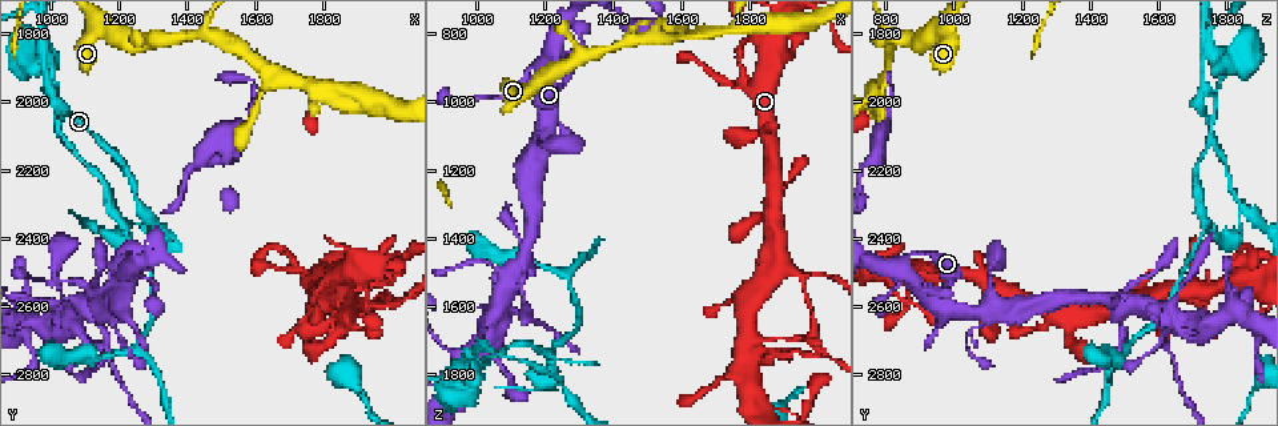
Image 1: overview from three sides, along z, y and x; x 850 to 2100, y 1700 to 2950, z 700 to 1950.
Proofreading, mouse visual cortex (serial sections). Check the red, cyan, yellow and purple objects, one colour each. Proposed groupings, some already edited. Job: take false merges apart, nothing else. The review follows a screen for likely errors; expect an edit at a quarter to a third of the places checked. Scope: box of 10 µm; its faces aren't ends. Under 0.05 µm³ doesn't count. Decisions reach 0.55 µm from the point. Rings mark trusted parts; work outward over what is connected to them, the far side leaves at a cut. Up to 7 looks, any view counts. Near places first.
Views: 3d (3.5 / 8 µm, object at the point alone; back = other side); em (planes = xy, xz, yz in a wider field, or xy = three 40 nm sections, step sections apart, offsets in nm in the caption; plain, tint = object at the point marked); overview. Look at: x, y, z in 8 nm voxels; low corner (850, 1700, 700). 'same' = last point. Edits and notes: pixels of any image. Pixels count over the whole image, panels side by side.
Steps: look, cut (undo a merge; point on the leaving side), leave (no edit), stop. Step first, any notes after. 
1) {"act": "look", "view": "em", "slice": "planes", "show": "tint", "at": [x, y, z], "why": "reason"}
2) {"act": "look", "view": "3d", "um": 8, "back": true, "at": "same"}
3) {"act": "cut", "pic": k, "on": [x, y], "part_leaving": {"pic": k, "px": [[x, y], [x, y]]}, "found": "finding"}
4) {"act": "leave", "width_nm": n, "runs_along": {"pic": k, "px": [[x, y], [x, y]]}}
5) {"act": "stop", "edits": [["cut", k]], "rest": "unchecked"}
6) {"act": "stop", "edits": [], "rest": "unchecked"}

{"act": "look", "view": "3d", "um": 3.5, "at": [1130, 2710, 1610], "why": "calibre changes"}

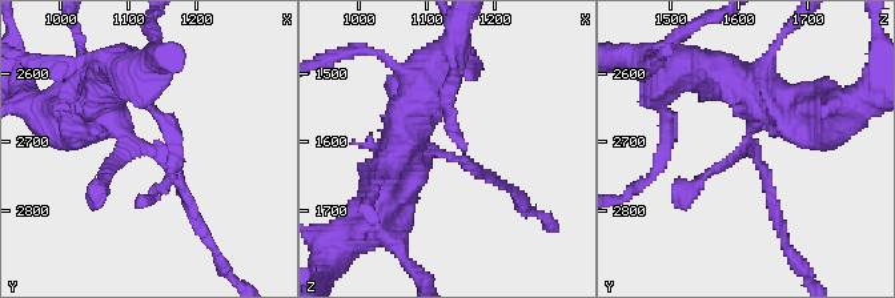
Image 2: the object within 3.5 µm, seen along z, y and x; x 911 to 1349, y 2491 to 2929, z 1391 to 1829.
{"act": "leave", "runs_along": {"pic": 2, "px": [[103, 88], [193, 210]]}, "found": "all the same cell"}

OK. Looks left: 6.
{"act": "look", "view": "3d", "um": 3.5, "back": true, "at": [1790, 2550, 1720], "why": "sudden change in width"}

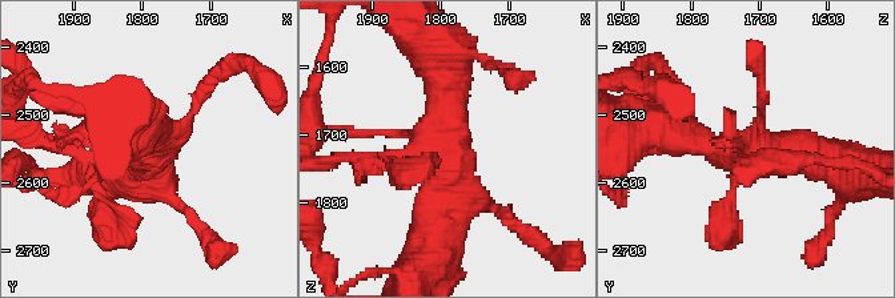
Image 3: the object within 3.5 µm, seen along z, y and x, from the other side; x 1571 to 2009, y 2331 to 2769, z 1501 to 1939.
{"act": "look", "view": "em", "slice": "xy", "step": 2, "show": "tint", "at": [1795, 2550, 1710]}

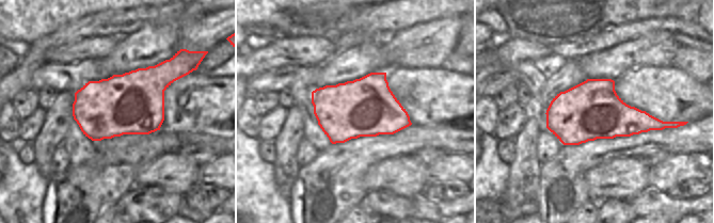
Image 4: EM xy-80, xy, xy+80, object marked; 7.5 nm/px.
{"act": "leave", "runs_along": {"pic": 3, "px": [[835, 164], [719, 152], [669, 132]]}, "found": "one cell here"}

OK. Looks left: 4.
{"act": "look", "view": "3d", "um": 3.5, "at": [1970, 2570, 1560], "why": "three arms meet"}

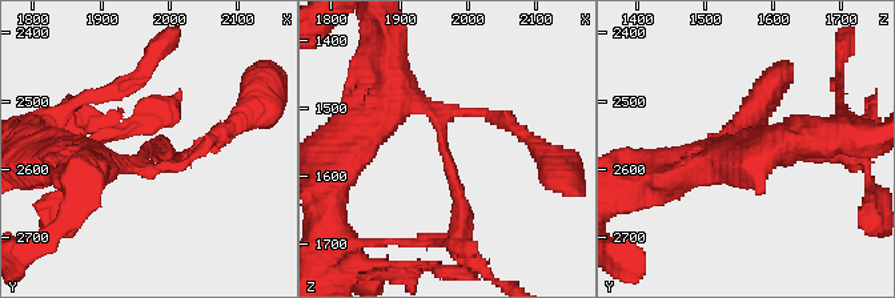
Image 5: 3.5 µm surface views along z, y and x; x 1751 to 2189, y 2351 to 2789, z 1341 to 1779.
{"act": "look", "view": "em", "slice": "xy", "step": 3, "show": "tint", "at": [1965, 2575, 1555], "why": "now the EM"}

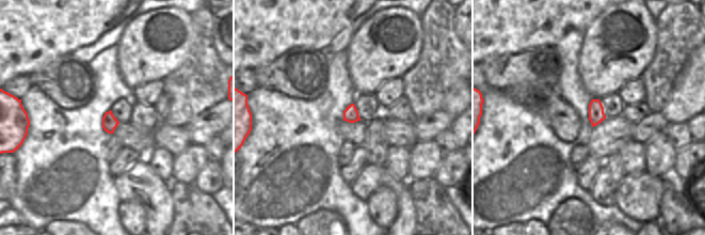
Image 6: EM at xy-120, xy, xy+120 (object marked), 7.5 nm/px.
{"act": "leave", "arm_widths_nm": [150, 150, 350], "runs_along": {"pic": 5, "px": [[389, 85], [438, 120], [462, 225]]}, "found": "one cell here"}

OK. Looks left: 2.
{"act": "stop", "edits": [], "rest": "unchecked"}

